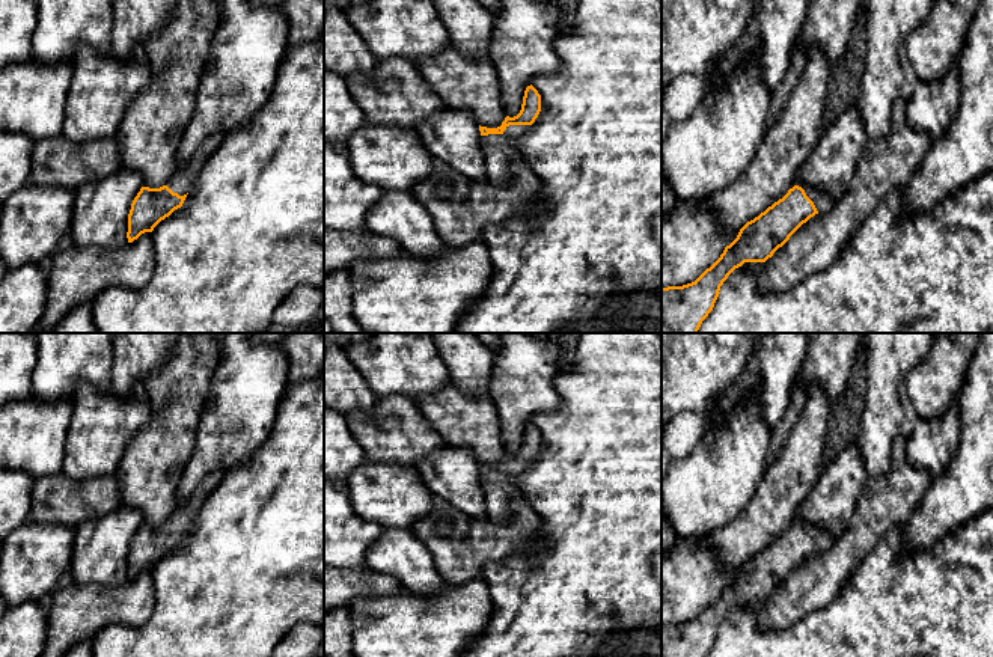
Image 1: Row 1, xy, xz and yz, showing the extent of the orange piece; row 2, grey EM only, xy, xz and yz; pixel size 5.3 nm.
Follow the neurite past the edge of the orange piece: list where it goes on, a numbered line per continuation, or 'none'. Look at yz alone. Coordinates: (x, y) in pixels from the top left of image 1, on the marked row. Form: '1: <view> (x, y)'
1: yz (823, 204)

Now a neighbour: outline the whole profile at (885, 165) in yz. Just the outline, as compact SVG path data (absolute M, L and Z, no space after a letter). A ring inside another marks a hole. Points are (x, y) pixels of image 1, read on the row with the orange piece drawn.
M897 98L892 105L891 130L883 139L869 139L865 145L850 185L829 212L818 212L803 223L771 258L756 267L761 294L788 291L812 273L826 270L839 256L847 241L871 217L878 203L897 188L907 187L933 145L925 131L912 130L907 122L909 101Z

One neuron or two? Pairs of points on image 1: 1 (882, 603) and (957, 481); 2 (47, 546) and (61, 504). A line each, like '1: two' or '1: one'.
1: two
2: two

